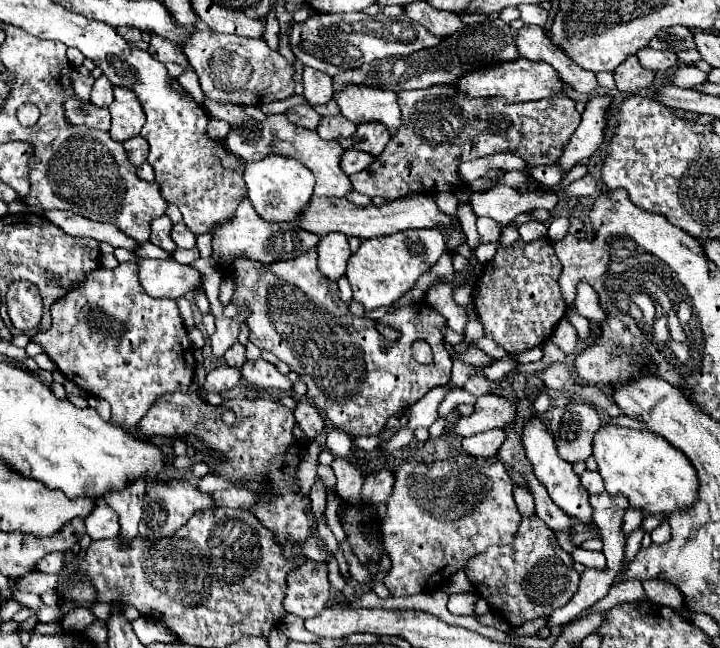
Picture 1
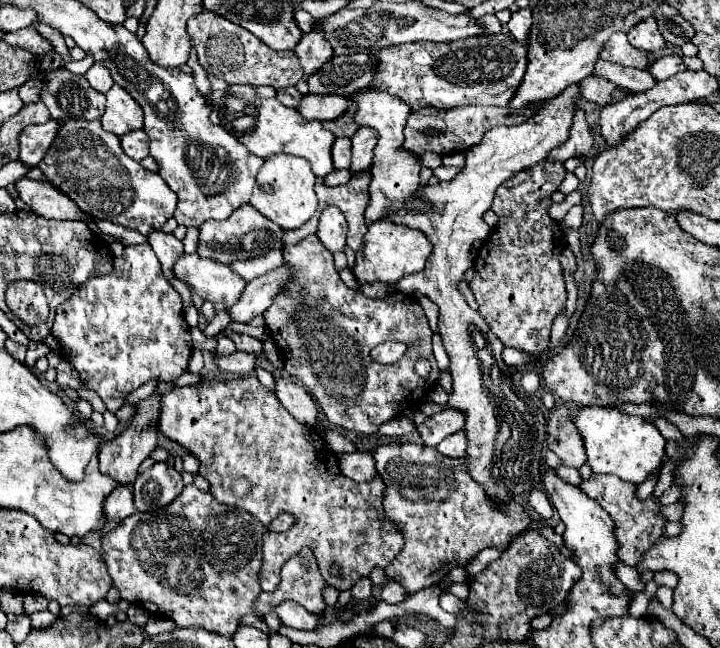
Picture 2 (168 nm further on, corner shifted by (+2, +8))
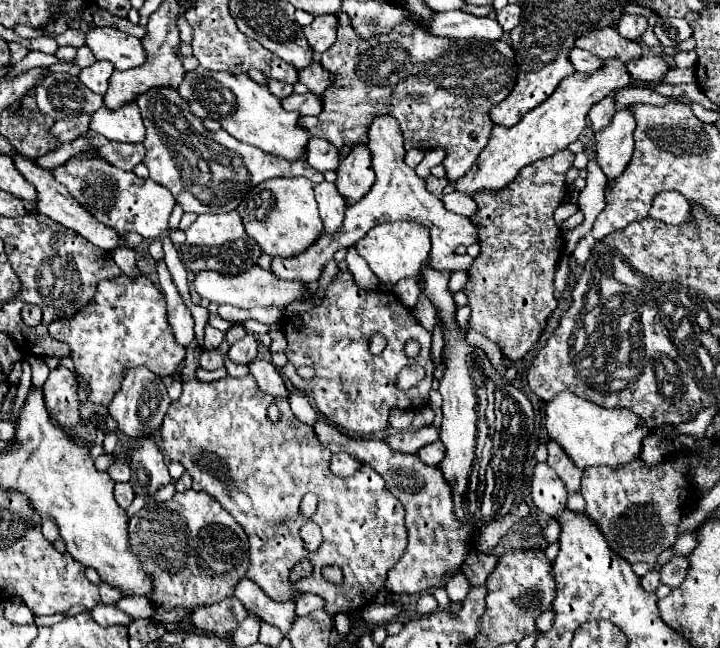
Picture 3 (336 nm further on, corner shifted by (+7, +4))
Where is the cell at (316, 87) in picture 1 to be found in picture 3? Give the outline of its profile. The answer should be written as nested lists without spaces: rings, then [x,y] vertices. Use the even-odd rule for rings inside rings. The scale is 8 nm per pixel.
[[[334,14],[316,16],[312,24],[304,26],[304,34],[316,54],[328,50],[336,40],[336,16]]]

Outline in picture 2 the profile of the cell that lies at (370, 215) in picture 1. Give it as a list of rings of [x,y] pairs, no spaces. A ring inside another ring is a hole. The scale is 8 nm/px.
[[[573,84],[557,98],[549,100],[527,122],[487,130],[483,140],[465,152],[467,164],[453,180],[421,188],[421,196],[433,204],[433,212],[395,212],[395,216],[383,216],[383,220],[393,224],[421,230],[427,240],[433,242],[433,252],[425,270],[399,280],[397,290],[411,296],[427,296],[439,306],[439,330],[451,360],[449,370],[453,376],[453,394],[449,396],[447,408],[461,410],[467,416],[465,434],[469,438],[469,472],[473,480],[485,484],[487,494],[493,500],[497,498],[497,502],[507,502],[515,498],[515,494],[533,490],[533,486],[541,488],[535,464],[541,464],[543,460],[545,418],[525,390],[515,390],[513,376],[507,372],[501,358],[501,340],[487,328],[481,314],[467,306],[463,294],[457,290],[457,282],[463,278],[465,270],[473,266],[469,252],[473,240],[487,238],[493,230],[483,222],[483,212],[491,208],[495,190],[513,174],[545,160],[551,148],[561,146],[567,140],[571,118],[577,108],[577,96],[579,84]]]

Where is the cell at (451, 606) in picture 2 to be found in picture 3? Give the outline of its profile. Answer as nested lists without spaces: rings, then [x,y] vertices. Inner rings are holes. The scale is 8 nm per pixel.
[[[422,594],[420,600],[416,602],[416,612],[418,614],[432,614],[436,608],[438,608],[438,604],[436,604],[432,594]]]

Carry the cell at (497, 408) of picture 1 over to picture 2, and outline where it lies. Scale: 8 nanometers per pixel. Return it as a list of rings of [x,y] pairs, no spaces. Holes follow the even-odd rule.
[[[453,408],[441,410],[435,416],[431,416],[427,422],[417,426],[417,430],[427,446],[437,446],[443,438],[447,438],[463,428],[465,428],[465,418],[461,416],[461,412],[453,412]]]

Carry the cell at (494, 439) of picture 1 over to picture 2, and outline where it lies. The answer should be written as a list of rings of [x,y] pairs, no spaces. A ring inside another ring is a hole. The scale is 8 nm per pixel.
[[[455,432],[451,436],[447,436],[439,446],[437,450],[445,456],[451,456],[451,458],[461,458],[465,456],[465,432]]]

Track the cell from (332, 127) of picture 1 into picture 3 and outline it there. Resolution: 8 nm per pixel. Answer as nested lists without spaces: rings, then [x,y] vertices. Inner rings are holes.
[[[292,92],[288,98],[282,100],[282,106],[286,110],[294,110],[294,112],[300,112],[302,116],[318,116],[322,112],[322,102],[320,102],[320,96],[312,94],[312,92],[306,92],[306,94],[296,94]]]

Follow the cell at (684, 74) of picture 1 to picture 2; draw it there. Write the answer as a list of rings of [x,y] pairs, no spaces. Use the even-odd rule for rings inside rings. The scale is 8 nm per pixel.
[[[671,54],[671,56],[659,58],[653,66],[649,66],[649,72],[657,80],[665,80],[665,78],[671,78],[673,74],[677,74],[677,72],[683,72],[685,68],[687,68],[687,64],[683,62],[683,58],[677,56],[677,54]]]

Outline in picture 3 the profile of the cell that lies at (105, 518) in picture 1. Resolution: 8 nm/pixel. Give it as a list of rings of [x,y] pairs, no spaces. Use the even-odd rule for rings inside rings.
[[[118,482],[116,490],[114,490],[114,496],[116,496],[116,502],[126,510],[126,508],[130,508],[130,504],[134,500],[134,490],[128,482]]]

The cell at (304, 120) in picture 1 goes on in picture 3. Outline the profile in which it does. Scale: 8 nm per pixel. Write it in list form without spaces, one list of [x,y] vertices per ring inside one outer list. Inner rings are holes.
[[[268,80],[268,88],[274,92],[274,96],[278,96],[280,100],[284,96],[290,96],[292,94],[292,86],[290,84],[284,84],[280,80]]]

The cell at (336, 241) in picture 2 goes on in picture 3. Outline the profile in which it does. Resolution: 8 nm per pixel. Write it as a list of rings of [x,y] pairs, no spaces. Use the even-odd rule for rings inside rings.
[[[326,180],[314,186],[314,194],[316,194],[316,202],[320,208],[322,222],[324,222],[324,232],[338,232],[344,220],[344,212],[346,212],[344,198],[338,194],[336,186]]]

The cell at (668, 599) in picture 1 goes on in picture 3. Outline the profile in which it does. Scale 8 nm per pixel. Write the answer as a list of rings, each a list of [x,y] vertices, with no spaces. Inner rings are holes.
[[[674,556],[662,568],[662,574],[660,574],[660,582],[668,584],[670,588],[678,588],[684,578],[686,578],[686,558],[682,558],[682,556]]]

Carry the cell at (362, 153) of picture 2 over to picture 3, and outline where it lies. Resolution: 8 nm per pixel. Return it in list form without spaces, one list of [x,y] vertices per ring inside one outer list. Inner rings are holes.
[[[366,146],[352,148],[352,152],[344,158],[344,162],[340,162],[336,174],[338,174],[336,188],[340,196],[344,196],[346,204],[352,206],[358,200],[362,200],[374,184],[370,150]]]

